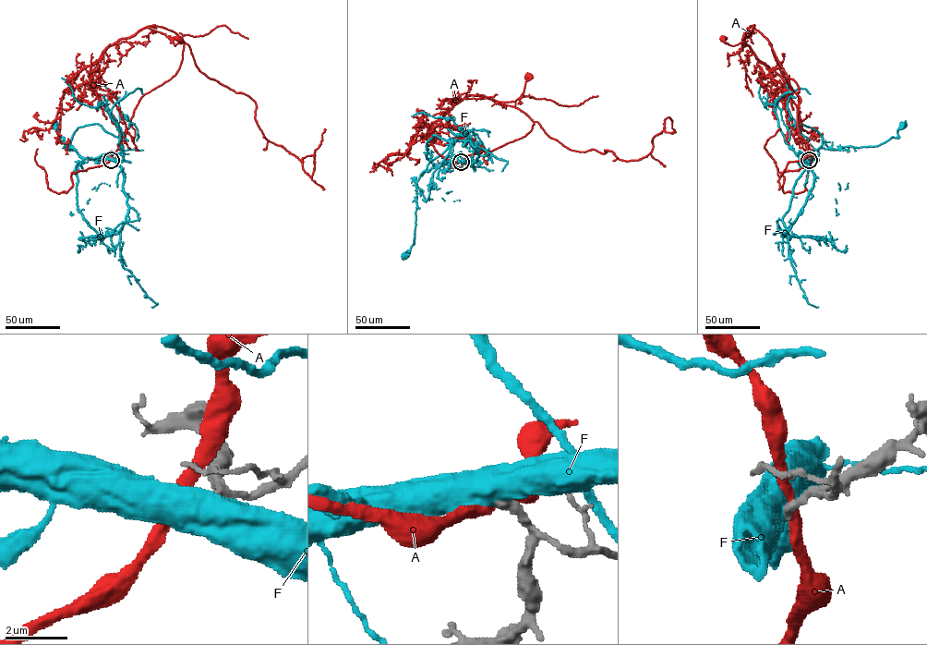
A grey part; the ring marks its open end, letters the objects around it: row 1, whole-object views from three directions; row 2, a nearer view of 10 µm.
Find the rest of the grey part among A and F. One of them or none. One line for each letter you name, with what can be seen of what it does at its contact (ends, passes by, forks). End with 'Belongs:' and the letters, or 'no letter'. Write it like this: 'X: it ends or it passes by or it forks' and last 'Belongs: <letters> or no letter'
Belongs: no letter

